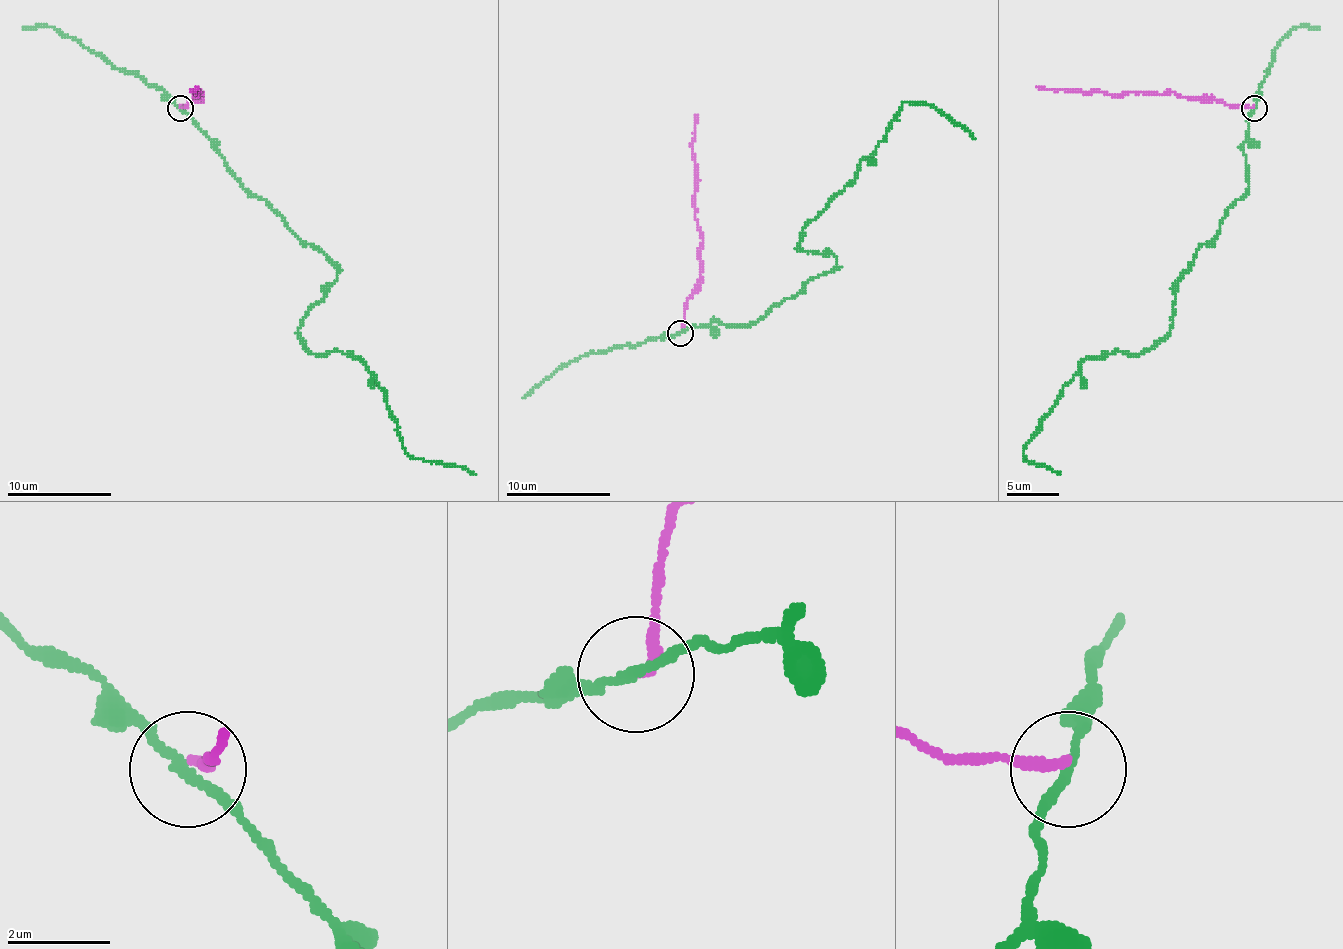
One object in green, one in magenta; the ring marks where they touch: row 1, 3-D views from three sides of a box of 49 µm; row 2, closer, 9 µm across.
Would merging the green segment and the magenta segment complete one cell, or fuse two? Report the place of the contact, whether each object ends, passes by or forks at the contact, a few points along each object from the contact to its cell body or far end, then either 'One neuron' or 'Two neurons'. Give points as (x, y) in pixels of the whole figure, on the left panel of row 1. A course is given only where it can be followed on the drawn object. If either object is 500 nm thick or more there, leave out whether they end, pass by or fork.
Place: (180, 108). At the ring green passes by. At the ring magenta ends. Course of green: (180, 108), (227, 170), (337, 270), (300, 343), (313, 354), (352, 354), (381, 388), (415, 458), (475, 474). Course of magenta: (180, 108), (201, 97), (201, 92), (203, 94), (195, 92), (195, 94), (193, 89), (198, 87). Two neurons

